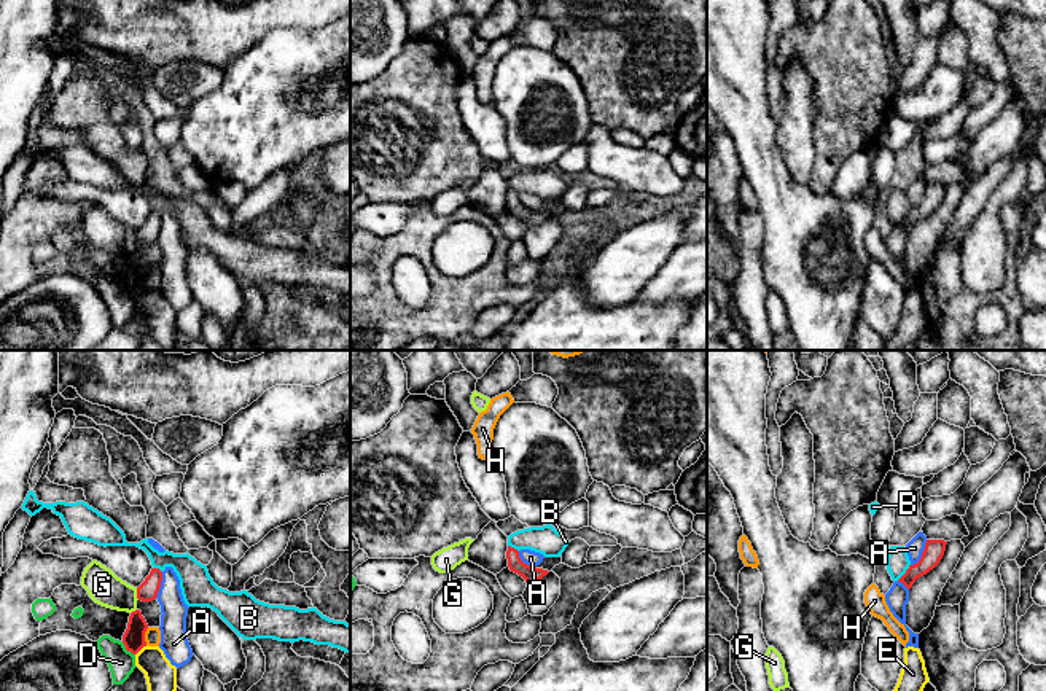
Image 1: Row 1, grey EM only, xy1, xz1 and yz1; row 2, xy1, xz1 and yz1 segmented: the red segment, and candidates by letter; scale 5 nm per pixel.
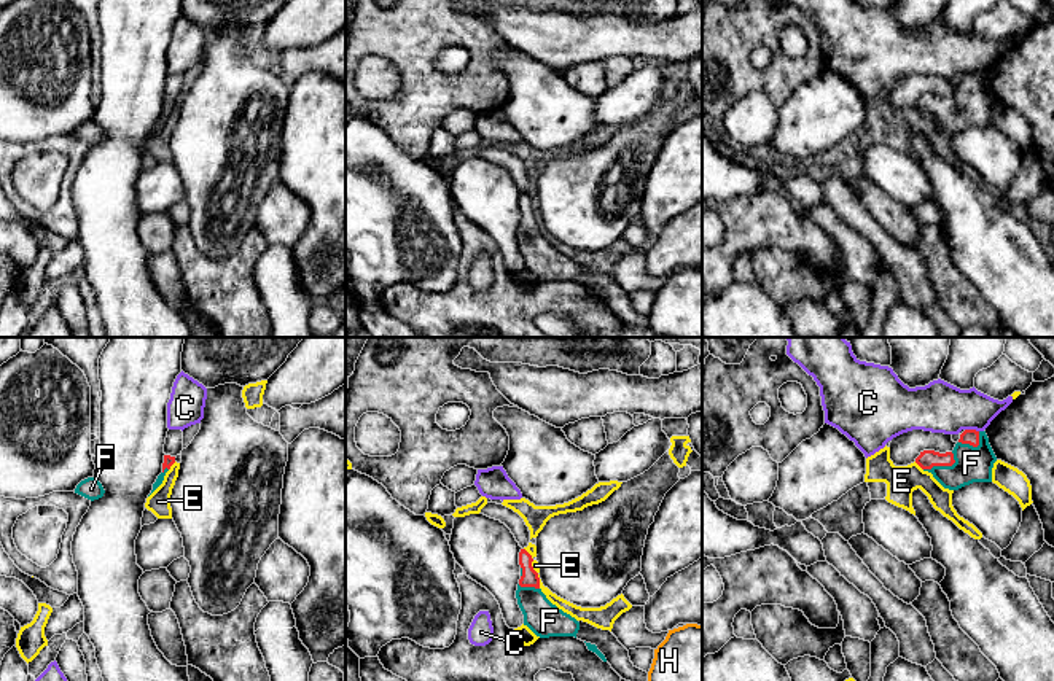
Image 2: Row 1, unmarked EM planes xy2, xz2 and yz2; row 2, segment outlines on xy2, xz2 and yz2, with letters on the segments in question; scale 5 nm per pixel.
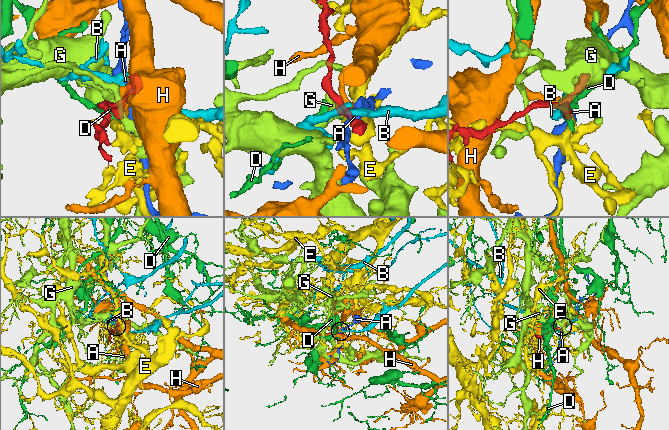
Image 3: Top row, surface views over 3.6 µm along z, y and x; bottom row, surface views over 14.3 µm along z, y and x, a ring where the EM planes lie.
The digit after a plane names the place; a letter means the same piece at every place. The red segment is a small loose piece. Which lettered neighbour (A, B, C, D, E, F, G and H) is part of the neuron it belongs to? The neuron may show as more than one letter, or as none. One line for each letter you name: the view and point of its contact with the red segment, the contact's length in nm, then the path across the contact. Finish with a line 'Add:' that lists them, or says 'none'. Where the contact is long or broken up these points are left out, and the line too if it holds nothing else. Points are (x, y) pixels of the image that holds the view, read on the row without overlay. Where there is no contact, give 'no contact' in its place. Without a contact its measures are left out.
F: meets red in yz2 at (943, 108); contact 180 nm long; runs through yz2 (927, 102), (943, 108), (972, 107)
Add: F

